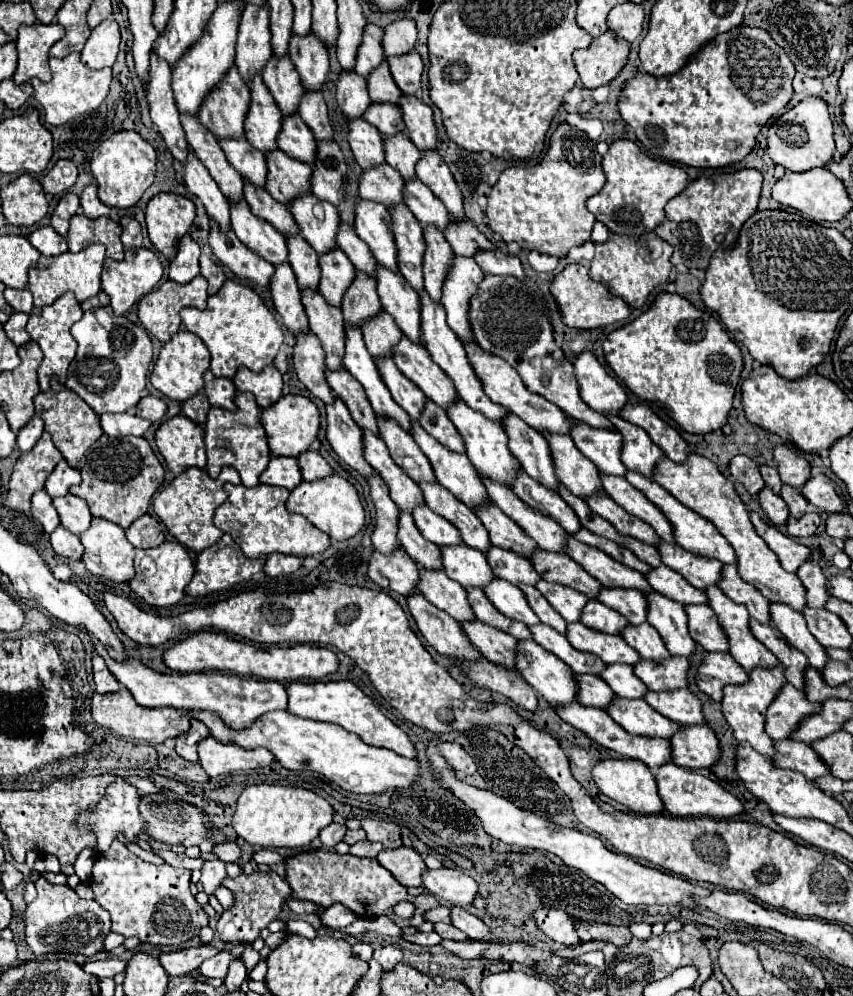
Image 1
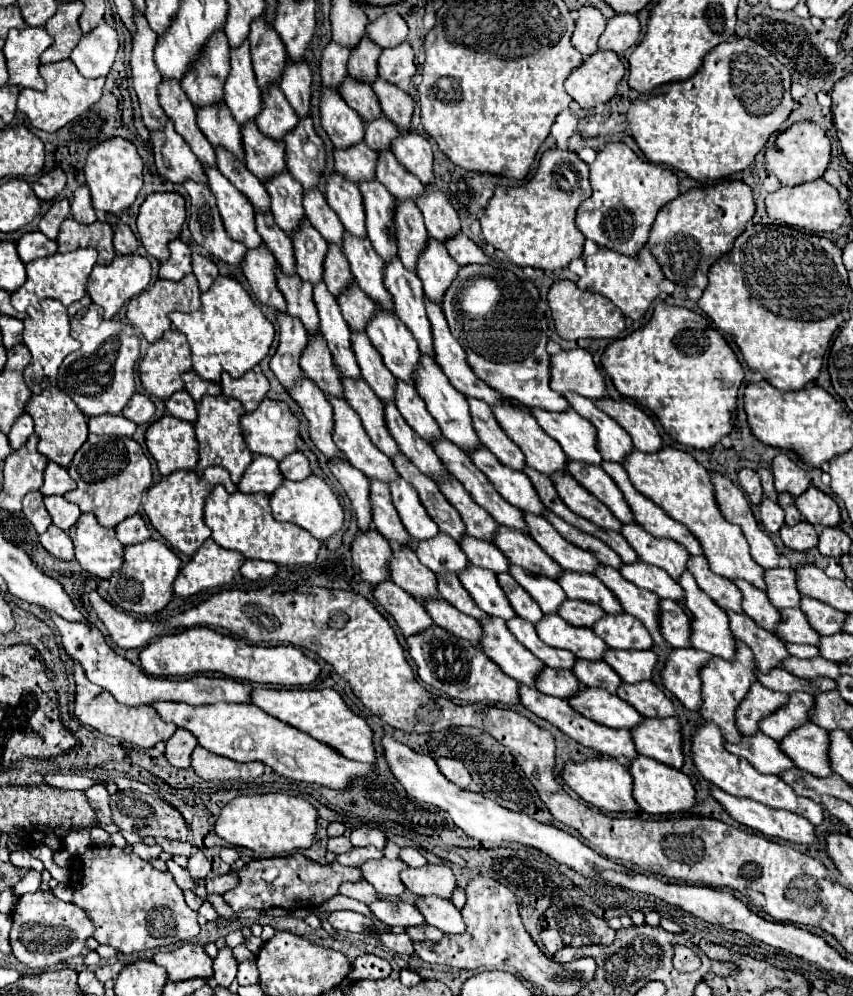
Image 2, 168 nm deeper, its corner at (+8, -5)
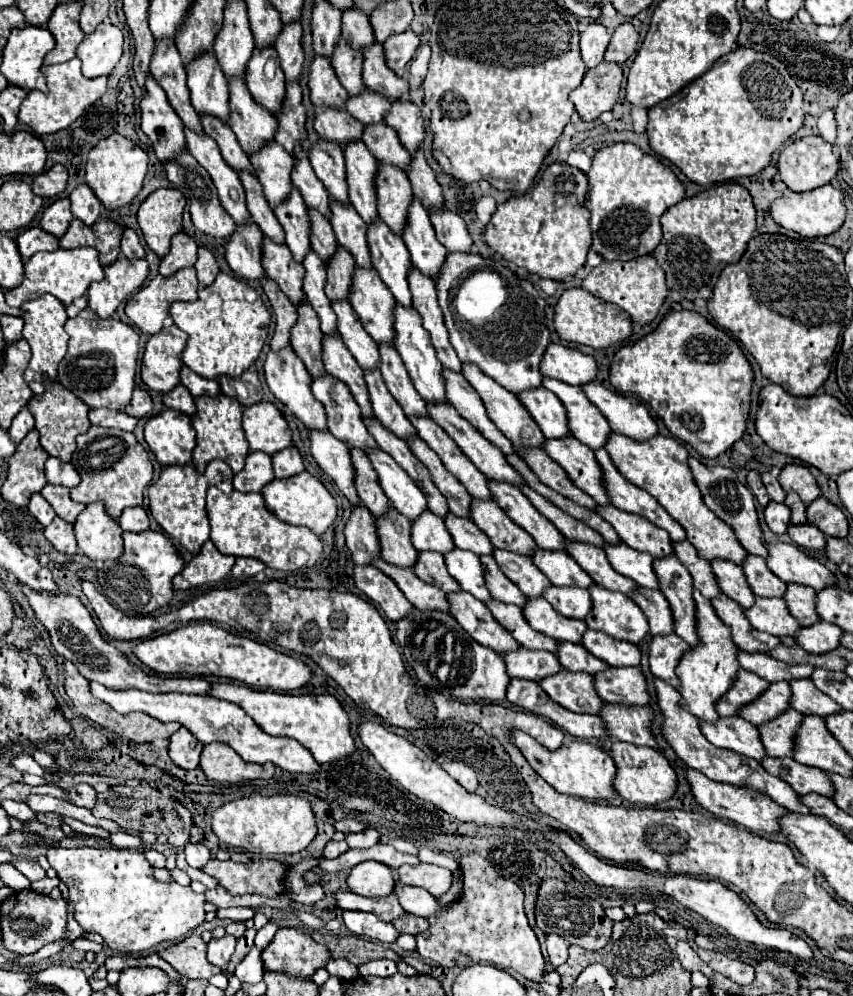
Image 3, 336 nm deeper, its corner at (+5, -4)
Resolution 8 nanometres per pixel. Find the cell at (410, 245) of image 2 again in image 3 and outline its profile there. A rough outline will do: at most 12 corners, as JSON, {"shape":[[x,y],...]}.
{"shape":[[378,167],[378,215],[404,233],[414,201],[402,169]]}

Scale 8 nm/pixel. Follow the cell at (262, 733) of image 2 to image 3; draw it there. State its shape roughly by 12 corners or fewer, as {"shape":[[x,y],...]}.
{"shape":[[110,691],[118,713],[182,723],[202,745],[226,743],[250,763],[318,773],[296,739],[266,733],[236,703],[198,695]]}

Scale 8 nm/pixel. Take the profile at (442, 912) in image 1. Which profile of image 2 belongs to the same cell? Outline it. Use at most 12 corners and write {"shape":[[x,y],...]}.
{"shape":[[379,898],[369,910],[387,926],[425,922],[409,902]]}

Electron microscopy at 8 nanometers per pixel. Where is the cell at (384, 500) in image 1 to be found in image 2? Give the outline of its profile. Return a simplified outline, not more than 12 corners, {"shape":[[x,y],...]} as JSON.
{"shape":[[329,458],[359,530],[371,528],[369,482],[345,458]]}

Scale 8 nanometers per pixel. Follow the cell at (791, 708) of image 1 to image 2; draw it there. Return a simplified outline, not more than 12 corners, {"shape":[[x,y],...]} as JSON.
{"shape":[[755,682],[735,710],[743,734],[755,734],[759,720],[779,710],[787,694]]}

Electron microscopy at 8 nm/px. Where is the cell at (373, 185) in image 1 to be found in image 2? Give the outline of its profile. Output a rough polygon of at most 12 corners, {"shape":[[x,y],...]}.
{"shape":[[359,142],[333,150],[335,170],[353,182],[375,178],[377,152]]}

